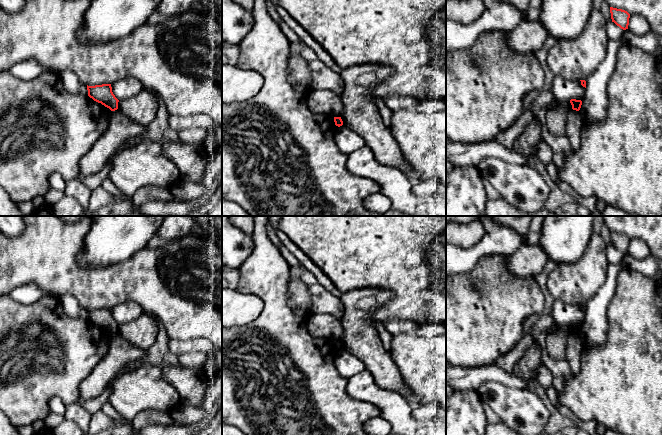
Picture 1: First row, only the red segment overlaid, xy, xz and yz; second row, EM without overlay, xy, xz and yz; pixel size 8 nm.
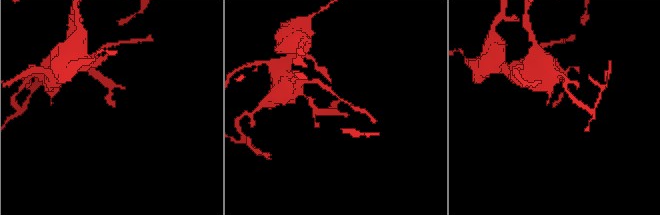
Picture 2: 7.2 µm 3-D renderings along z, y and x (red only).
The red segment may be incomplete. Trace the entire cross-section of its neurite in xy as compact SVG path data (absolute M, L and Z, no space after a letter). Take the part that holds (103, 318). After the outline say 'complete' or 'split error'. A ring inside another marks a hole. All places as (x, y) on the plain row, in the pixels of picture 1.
M102 308L95 310L88 310L88 320L94 325L101 327L111 335L118 333L119 324L115 321L112 316L111 308Z | complete

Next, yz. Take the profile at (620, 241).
M610 231L611 243L621 253L628 253L630 238L622 233Z | complete

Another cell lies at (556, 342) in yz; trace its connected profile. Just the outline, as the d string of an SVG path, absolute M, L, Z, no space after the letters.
M559 329L547 335L546 345L550 357L565 360L568 335L569 333L565 329Z

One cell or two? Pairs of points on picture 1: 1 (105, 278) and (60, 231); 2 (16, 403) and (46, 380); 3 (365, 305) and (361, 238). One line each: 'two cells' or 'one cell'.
1: one cell
2: one cell
3: two cells

